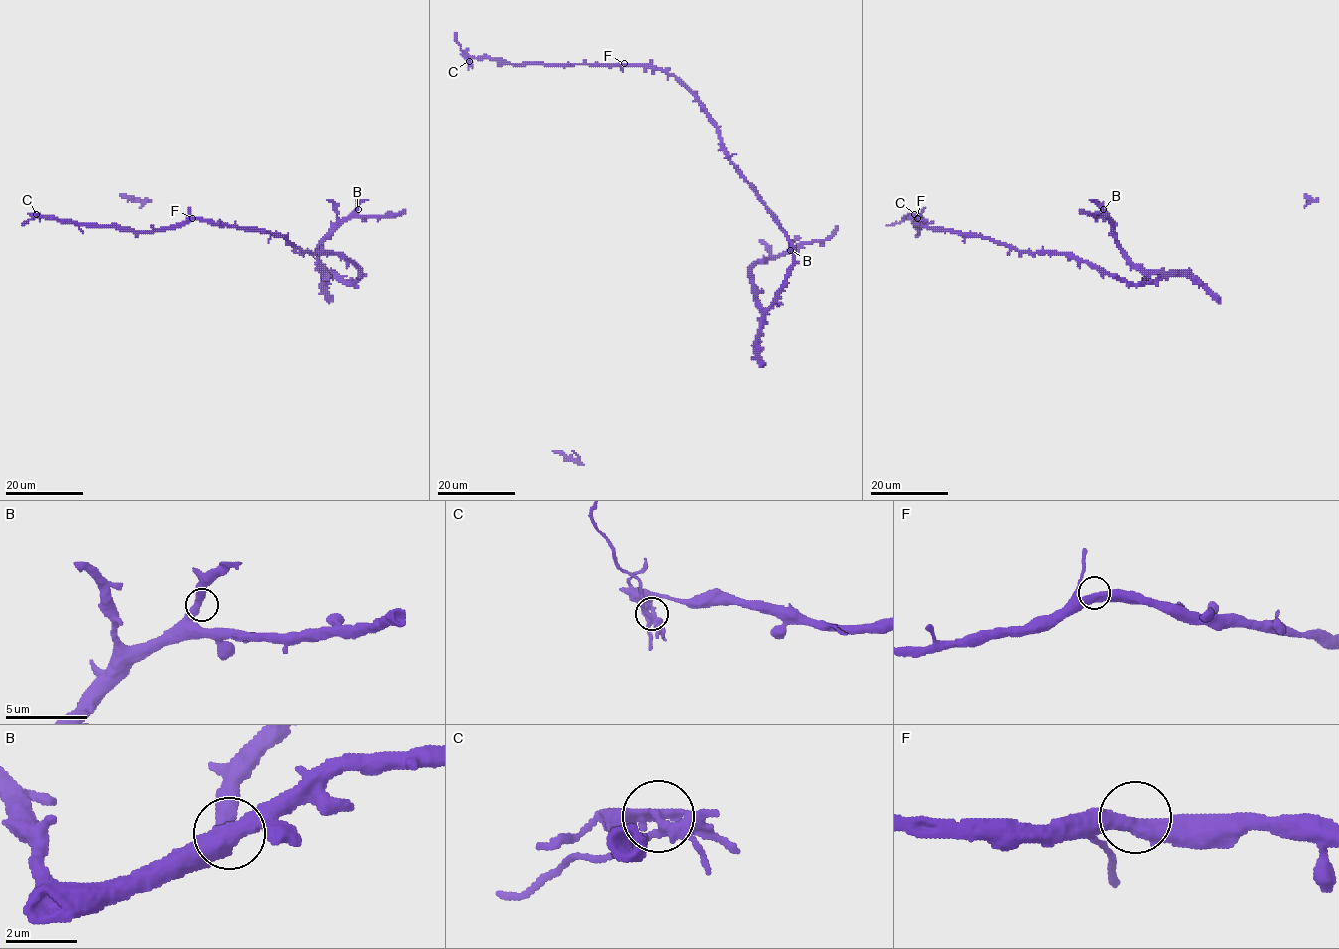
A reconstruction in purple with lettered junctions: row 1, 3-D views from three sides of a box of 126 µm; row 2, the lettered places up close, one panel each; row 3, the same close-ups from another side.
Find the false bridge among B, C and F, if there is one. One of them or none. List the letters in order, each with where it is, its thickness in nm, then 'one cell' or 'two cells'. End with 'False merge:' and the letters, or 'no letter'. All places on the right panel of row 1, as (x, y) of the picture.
B: at (1103, 209); 340 nm thick; one cell
C: at (914, 214); 360 nm thick; two cells
F: at (917, 218); 460 nm thick; one cell
False merge: C

